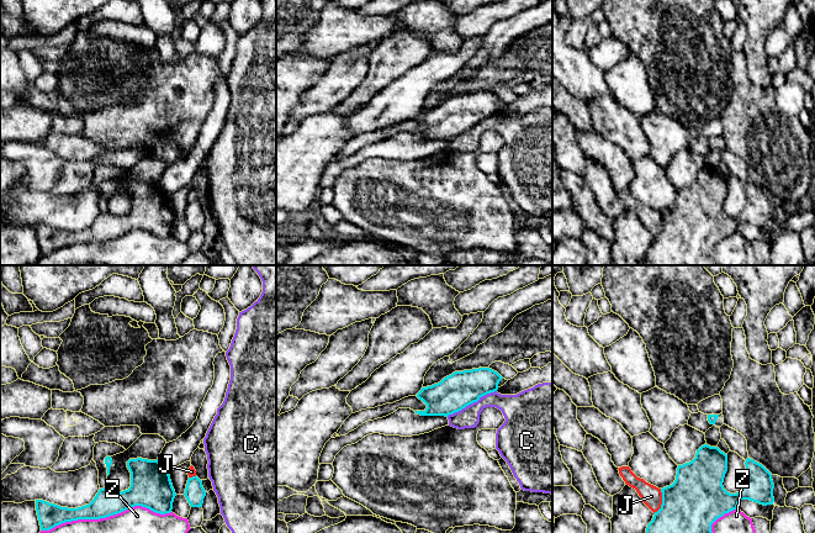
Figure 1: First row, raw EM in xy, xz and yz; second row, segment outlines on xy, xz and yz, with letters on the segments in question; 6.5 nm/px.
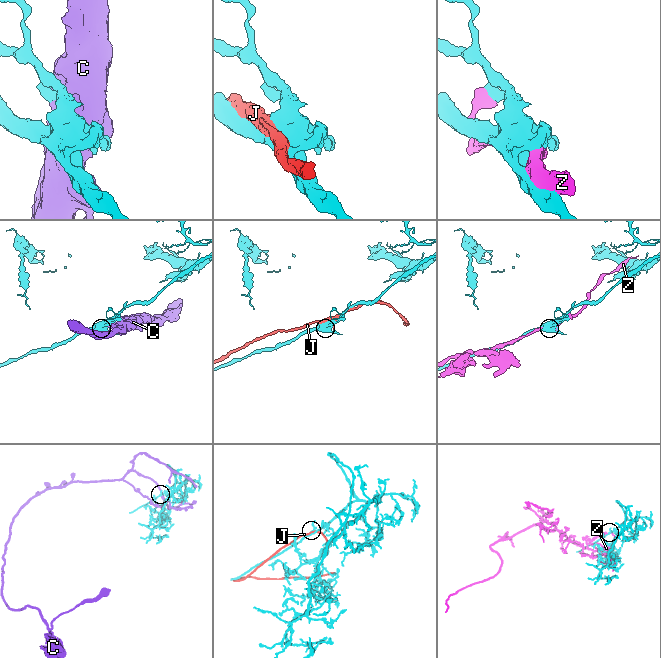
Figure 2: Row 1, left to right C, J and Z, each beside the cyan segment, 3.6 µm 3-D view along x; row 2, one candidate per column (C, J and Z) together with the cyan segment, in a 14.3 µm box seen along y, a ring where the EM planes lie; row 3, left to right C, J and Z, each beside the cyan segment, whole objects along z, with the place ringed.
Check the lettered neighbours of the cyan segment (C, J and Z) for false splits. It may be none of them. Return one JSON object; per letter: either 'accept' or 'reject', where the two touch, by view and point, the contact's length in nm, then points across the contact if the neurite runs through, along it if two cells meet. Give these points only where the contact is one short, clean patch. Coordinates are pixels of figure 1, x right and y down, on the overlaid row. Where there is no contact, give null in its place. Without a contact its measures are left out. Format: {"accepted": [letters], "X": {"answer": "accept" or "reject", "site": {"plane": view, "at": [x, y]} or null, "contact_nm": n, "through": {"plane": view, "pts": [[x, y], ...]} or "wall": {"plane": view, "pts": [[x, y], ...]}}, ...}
{"accepted": [], "C": {"answer": "reject", "site": {"plane": "xz", "at": [471, 402]}, "contact_nm": 360}, "J": {"answer": "reject", "site": {"plane": "yz", "at": [662, 501]}, "contact_nm": 170}, "Z": {"answer": "reject", "site": {"plane": "xy", "at": [105, 517]}, "contact_nm": 850}}

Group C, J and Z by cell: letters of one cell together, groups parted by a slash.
C / J / Z

